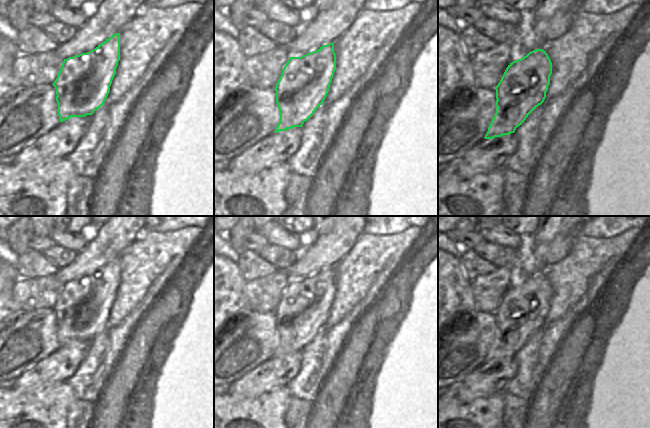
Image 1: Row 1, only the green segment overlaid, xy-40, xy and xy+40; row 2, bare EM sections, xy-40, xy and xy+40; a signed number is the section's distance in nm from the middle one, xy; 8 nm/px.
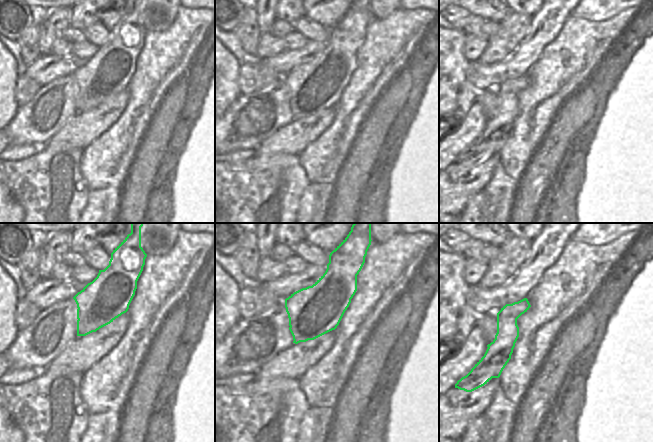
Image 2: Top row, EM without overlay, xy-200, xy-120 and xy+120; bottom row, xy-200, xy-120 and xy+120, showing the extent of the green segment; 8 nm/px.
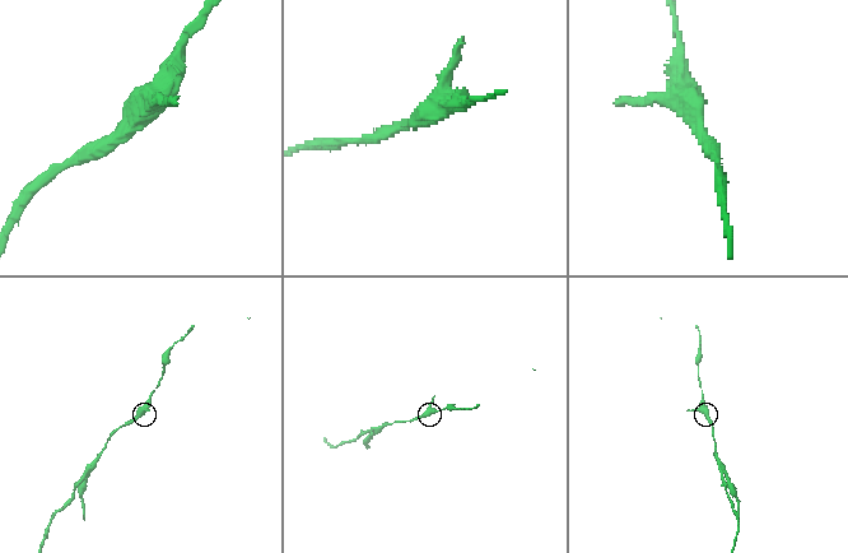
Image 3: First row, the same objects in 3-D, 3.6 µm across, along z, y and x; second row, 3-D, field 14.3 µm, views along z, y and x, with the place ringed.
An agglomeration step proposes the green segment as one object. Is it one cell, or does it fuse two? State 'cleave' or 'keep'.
cleave

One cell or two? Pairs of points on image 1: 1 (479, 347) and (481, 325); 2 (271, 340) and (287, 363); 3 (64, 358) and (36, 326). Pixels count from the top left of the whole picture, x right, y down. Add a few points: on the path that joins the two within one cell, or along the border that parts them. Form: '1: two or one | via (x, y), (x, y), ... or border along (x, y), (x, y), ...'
1: one | via (479, 342), (481, 330)
2: two | border along (274, 356), (261, 362), (254, 368)
3: two | border along (60, 346), (36, 362)

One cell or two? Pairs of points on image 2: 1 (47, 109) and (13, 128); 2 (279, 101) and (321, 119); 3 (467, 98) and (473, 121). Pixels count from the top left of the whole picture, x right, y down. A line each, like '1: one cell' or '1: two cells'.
1: one cell
2: two cells
3: two cells

